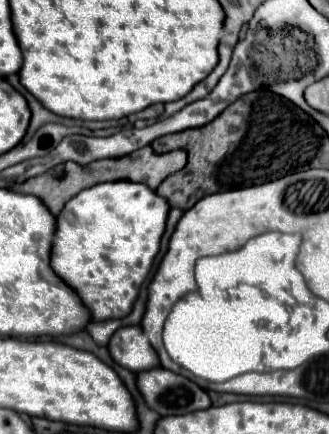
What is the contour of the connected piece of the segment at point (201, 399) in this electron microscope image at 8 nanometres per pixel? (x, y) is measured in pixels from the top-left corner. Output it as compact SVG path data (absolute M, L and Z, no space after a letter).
M164 368L140 372L138 388L148 406L160 416L190 414L210 408L210 398L198 384Z

